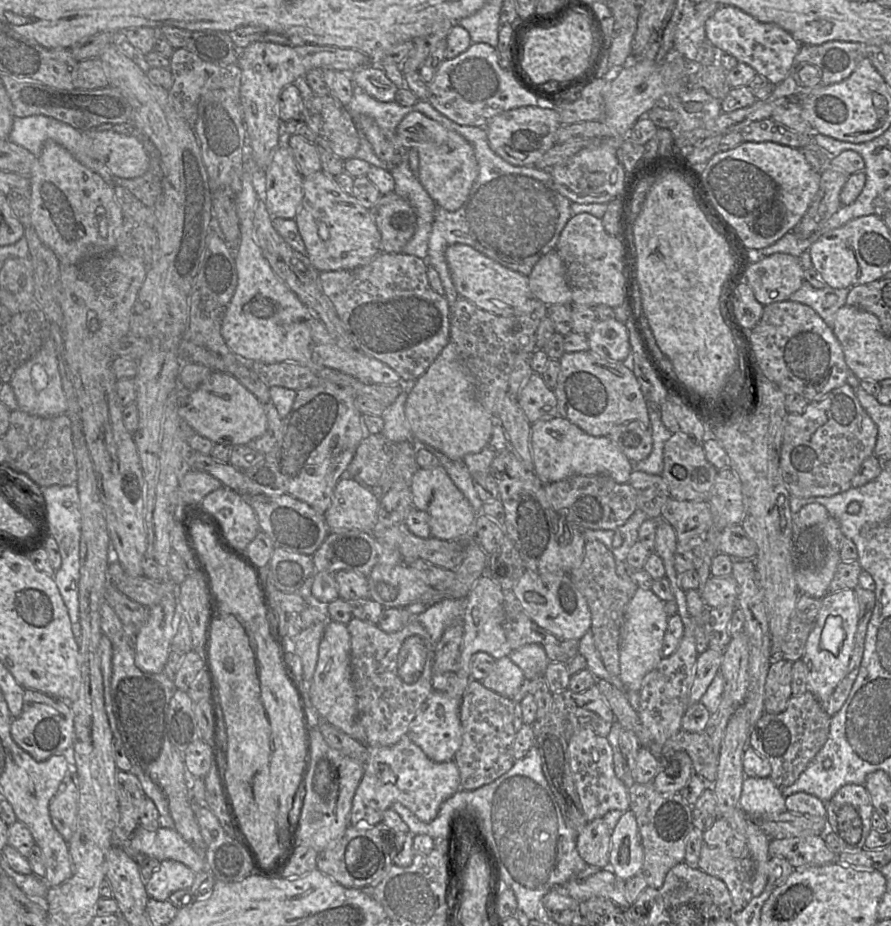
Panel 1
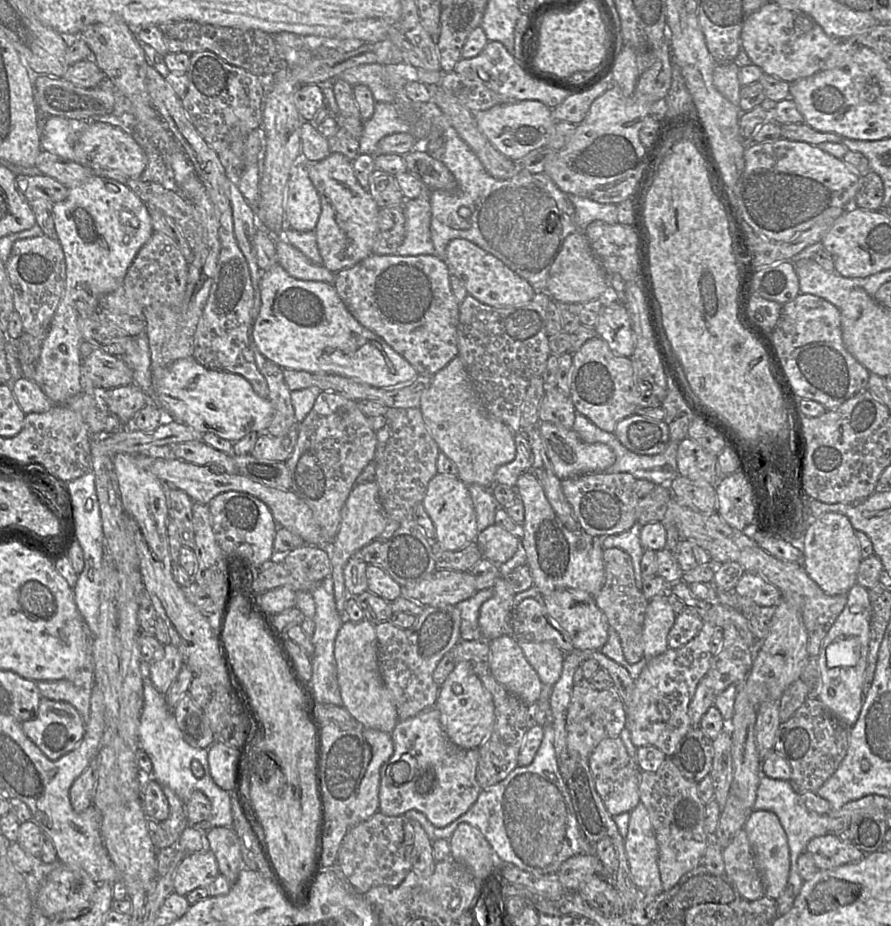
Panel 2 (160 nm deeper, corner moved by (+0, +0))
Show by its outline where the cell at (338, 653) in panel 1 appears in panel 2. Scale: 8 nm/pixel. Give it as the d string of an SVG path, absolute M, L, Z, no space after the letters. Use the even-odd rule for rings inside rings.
M367 620L360 622L345 621L334 643L334 658L342 706L363 727L391 733L398 724L397 710L379 670L378 643L375 625Z

